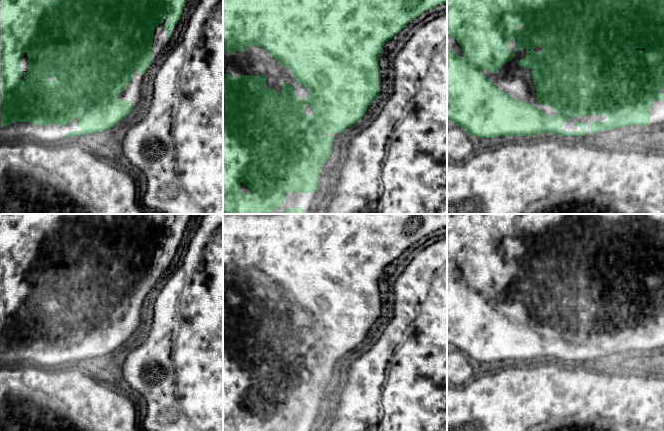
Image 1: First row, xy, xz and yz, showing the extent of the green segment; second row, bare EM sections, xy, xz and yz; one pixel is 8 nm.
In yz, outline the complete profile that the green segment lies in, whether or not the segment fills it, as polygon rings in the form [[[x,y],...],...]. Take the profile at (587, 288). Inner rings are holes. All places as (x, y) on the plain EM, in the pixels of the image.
[[[447,214],[447,259],[456,263],[465,278],[460,281],[447,271],[447,343],[478,362],[532,360],[543,357],[585,360],[585,346],[573,348],[580,351],[579,356],[567,356],[562,351],[565,345],[590,338],[609,341],[607,345],[591,347],[591,356],[594,358],[599,354],[608,355],[637,348],[648,350],[650,330],[657,324],[664,325],[664,318],[659,317],[664,312],[664,214]],[[513,263],[517,264],[517,270],[510,276],[508,268]],[[507,286],[510,287],[513,298],[523,302],[530,310],[532,328],[510,321],[482,297],[483,294],[496,297]]]

